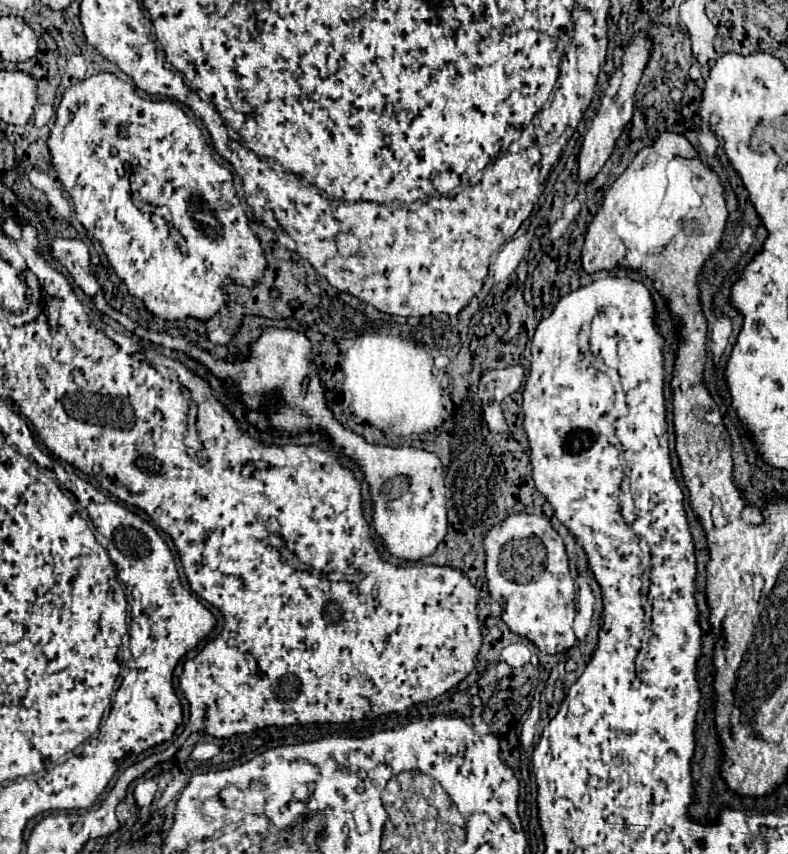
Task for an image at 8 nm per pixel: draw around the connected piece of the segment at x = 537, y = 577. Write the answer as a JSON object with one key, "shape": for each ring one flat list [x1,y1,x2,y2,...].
{"shape":[[513,514,501,524,495,524,483,540,487,552,487,586,489,594,495,602,503,606,503,622,509,626,511,632,517,636,527,638,545,654,559,654,571,648,577,638,573,632,573,618,575,618,575,584,569,574,567,554,561,536,553,530,547,518,535,514]]}

